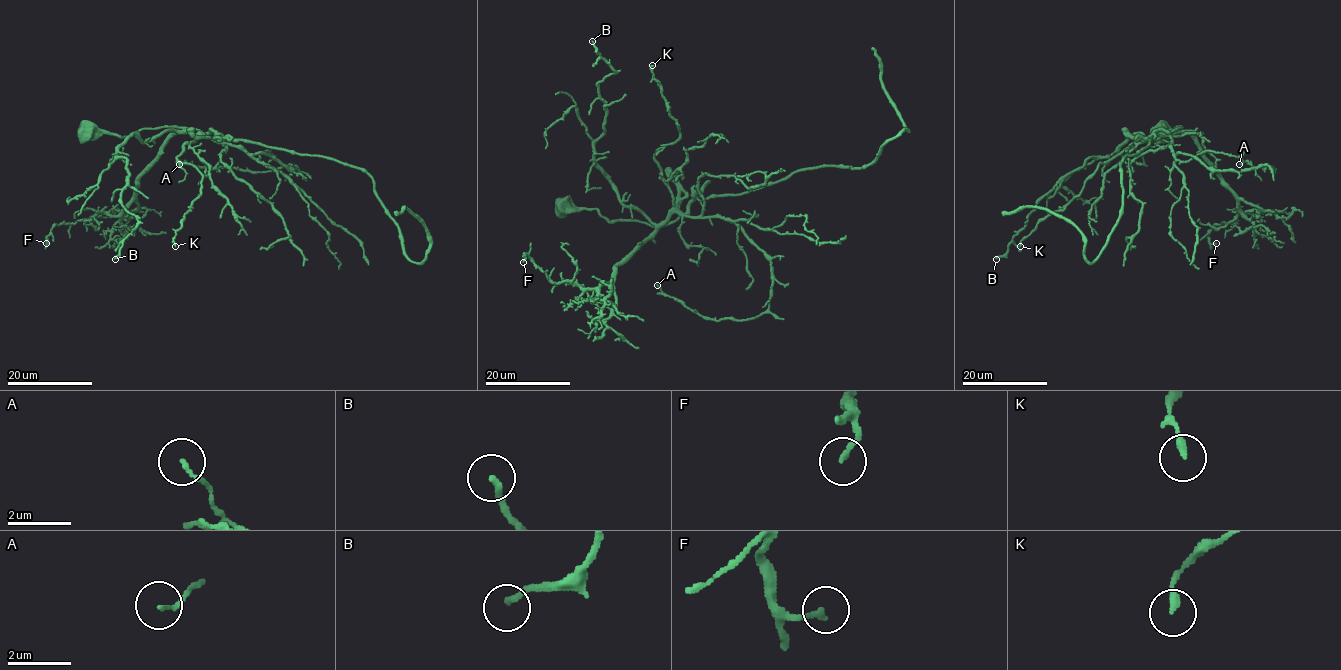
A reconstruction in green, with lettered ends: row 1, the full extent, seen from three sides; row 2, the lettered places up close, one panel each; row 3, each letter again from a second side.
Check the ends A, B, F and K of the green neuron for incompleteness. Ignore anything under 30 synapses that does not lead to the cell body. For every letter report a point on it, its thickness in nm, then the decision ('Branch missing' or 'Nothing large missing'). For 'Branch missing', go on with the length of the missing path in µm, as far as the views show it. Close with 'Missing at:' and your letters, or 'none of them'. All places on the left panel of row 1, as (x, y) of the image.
A: Place: (179, 164). Thickness 110 nm. Nothing large missing
B: Place: (115, 259). Thickness 190 nm. Nothing large missing
F: Place: (46, 243). Thickness 160 nm. Nothing large missing
K: Place: (175, 246). Thickness 220 nm. Nothing large missing
Missing at: none of them

